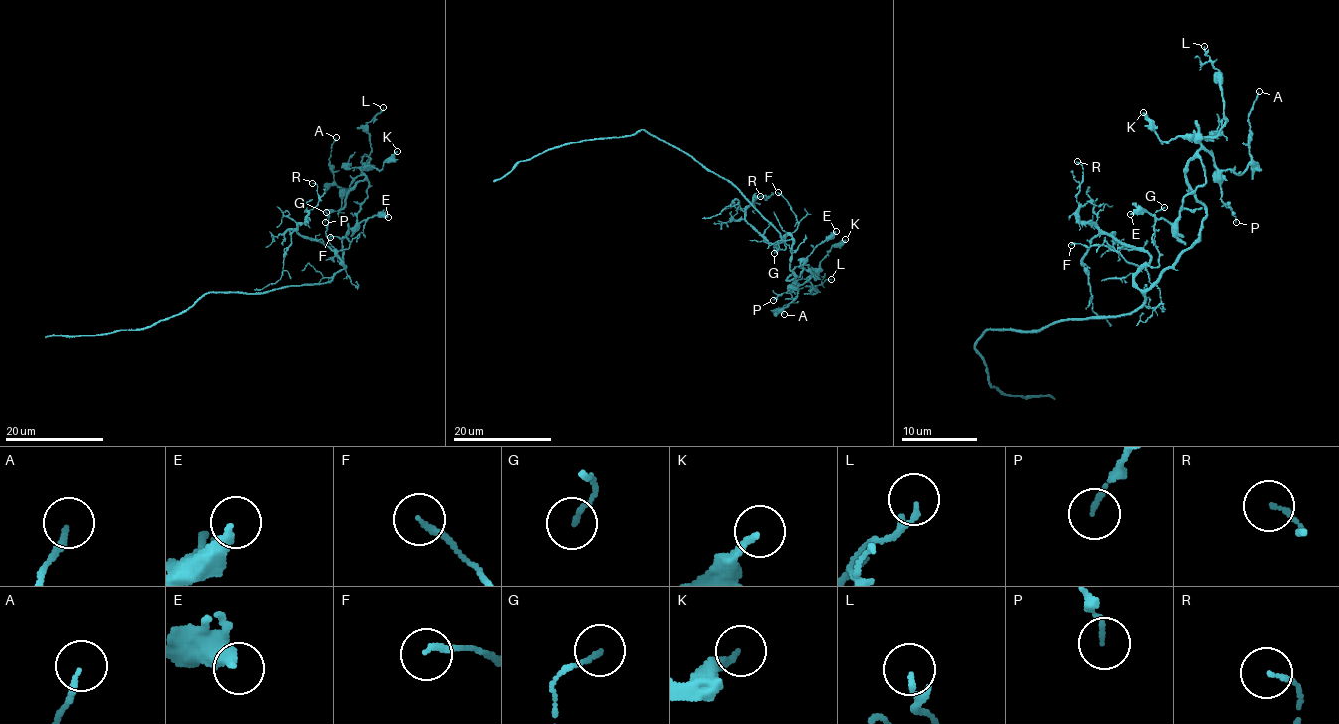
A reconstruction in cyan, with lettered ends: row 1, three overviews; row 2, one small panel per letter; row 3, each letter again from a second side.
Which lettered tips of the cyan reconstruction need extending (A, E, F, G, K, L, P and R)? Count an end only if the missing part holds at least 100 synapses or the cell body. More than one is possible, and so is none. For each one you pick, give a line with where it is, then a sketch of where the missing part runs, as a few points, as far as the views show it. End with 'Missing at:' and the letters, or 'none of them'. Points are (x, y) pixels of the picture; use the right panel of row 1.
Missing at: none of them

